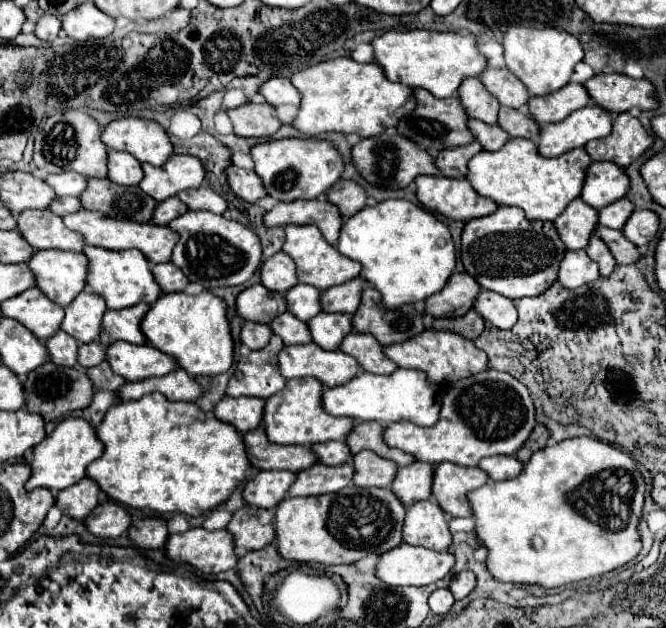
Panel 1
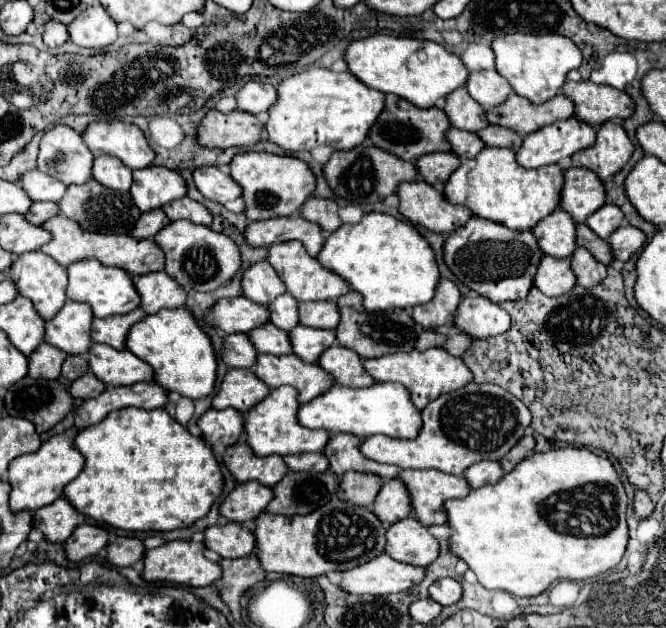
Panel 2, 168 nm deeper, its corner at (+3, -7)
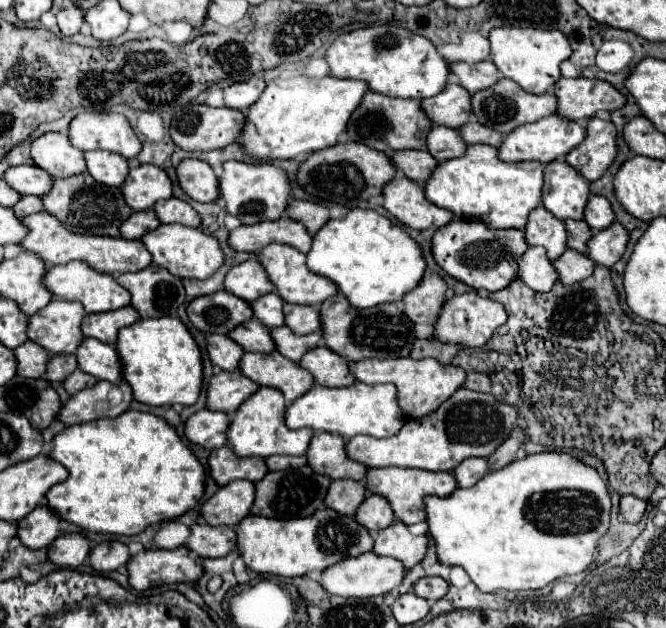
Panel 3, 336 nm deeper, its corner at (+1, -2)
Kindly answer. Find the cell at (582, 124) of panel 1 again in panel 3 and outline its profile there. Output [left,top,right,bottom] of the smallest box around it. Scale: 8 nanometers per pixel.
[499,115,585,165]

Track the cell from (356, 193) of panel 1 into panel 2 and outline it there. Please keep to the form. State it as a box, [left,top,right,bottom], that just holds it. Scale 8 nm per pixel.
[301,198,341,234]

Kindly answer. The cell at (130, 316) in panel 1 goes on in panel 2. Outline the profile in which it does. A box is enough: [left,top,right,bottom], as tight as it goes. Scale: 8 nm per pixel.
[91,308,145,350]

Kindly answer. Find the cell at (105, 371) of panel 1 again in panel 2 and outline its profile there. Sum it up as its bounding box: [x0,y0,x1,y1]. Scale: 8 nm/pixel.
[69,372,105,398]

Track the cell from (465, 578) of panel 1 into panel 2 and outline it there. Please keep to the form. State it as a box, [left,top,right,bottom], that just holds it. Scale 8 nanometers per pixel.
[429,578,463,606]

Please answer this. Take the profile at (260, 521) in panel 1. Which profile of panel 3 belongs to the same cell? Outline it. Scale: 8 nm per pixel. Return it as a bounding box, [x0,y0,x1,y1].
[185,523,237,557]

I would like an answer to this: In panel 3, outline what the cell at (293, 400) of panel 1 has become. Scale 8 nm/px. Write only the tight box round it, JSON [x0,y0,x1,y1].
[227,387,313,457]

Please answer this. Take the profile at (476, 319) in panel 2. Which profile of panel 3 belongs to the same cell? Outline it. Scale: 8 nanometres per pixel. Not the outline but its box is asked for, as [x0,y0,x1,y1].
[433,291,507,347]

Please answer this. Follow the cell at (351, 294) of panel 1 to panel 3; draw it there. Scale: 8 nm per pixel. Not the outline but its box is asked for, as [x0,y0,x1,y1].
[285,303,319,335]

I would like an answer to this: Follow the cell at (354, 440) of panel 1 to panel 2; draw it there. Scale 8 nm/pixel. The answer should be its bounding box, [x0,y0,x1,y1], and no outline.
[323,434,399,480]

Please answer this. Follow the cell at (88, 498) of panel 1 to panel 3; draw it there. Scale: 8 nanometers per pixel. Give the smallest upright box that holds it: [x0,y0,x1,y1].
[17,505,61,549]

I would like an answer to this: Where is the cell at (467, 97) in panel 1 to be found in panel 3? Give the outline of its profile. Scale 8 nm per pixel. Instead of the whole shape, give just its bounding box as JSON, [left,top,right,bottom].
[423,83,471,129]

